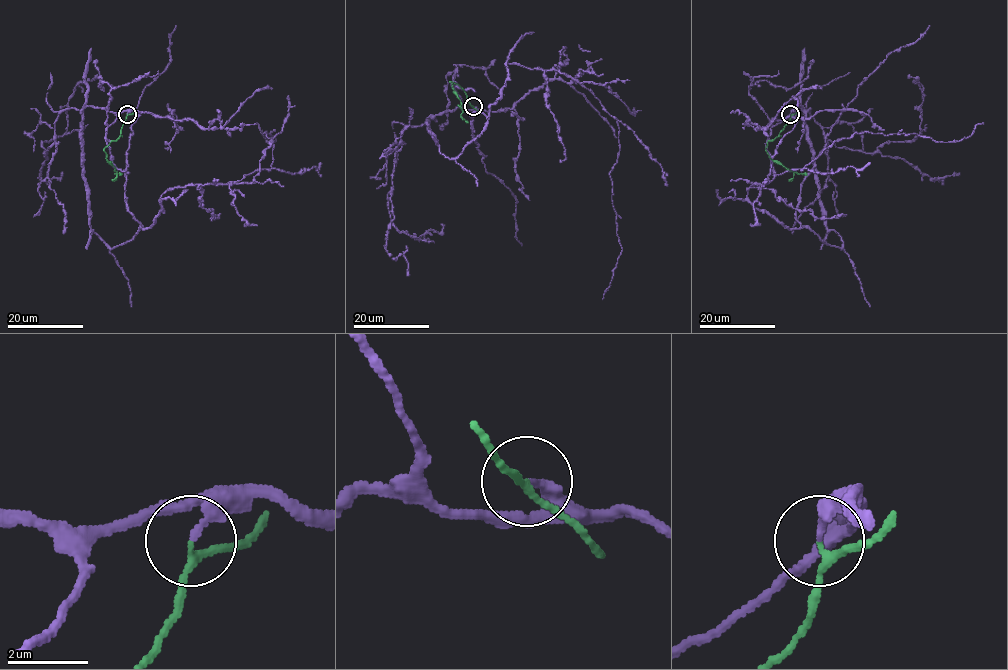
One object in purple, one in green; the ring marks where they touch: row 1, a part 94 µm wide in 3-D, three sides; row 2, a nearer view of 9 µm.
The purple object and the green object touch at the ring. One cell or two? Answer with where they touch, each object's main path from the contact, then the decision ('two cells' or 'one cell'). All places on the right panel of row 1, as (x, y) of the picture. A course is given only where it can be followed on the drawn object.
place (790, 114); course purple (790, 114), (805, 113), (821, 211), (841, 248), (786, 228), (748, 189), (856, 133), (960, 141), (983, 122); course green (790, 114), (790, 121), (768, 142), (765, 151), (788, 170), (807, 174); two cells

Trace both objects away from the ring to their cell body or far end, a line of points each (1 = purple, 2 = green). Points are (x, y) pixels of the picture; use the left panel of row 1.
1: (127, 114), (81, 113), (89, 225), (111, 248), (168, 189), (271, 168), (256, 122)
2: (127, 114), (120, 136), (104, 151), (115, 173), (122, 174)

